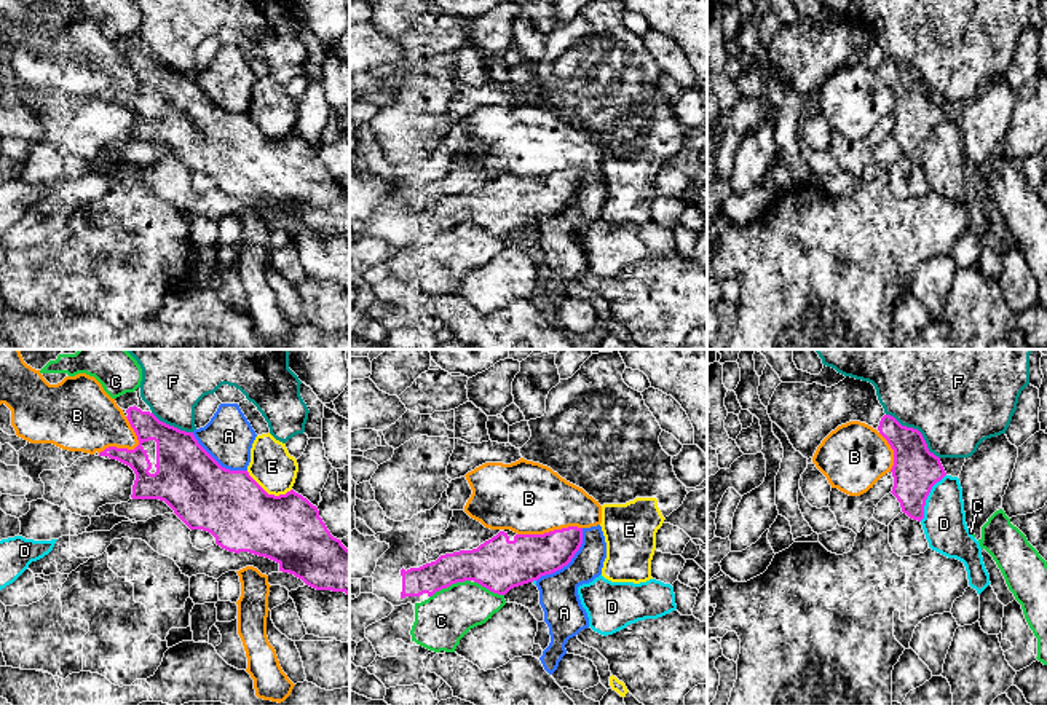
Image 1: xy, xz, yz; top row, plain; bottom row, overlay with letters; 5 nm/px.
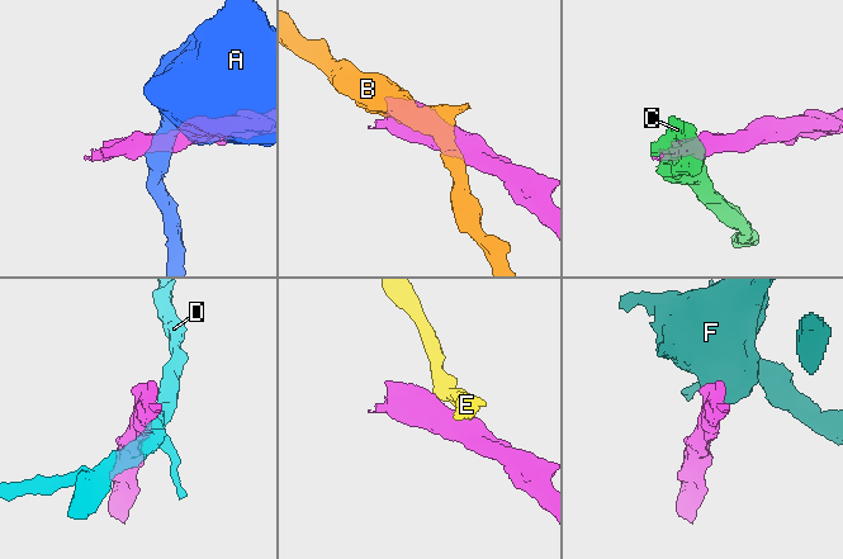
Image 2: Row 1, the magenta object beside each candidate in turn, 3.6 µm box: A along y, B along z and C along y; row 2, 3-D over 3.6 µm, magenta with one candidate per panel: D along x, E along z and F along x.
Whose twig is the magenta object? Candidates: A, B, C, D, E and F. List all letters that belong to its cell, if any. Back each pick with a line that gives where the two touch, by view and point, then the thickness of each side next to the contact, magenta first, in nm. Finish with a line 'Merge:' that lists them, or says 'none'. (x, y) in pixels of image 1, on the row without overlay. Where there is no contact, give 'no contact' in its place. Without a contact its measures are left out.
Merge: none

